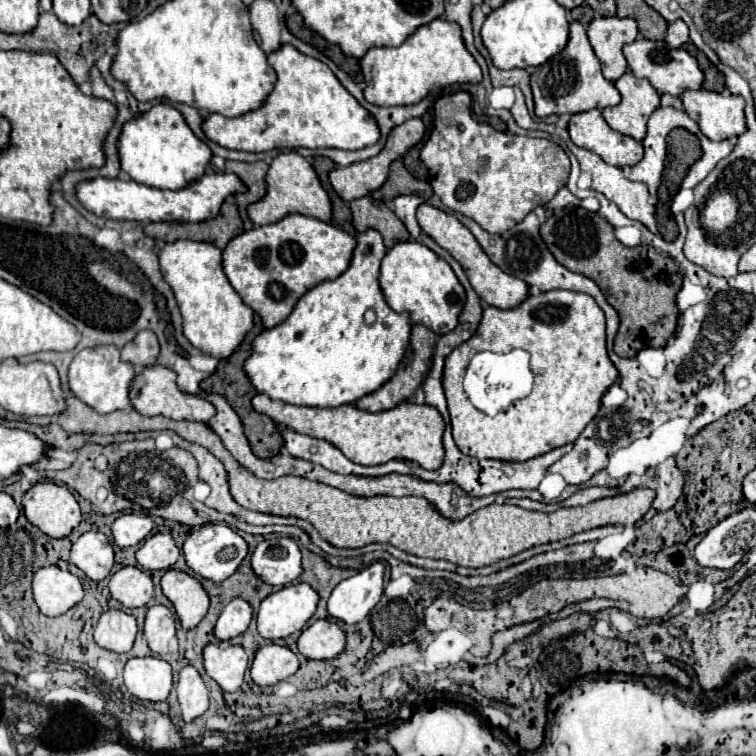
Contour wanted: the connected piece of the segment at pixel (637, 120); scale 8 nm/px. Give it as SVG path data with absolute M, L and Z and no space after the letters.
M631 71L623 73L615 87L621 93L621 103L603 109L603 119L611 129L641 141L647 131L647 117L659 107L659 93L647 79L637 79Z

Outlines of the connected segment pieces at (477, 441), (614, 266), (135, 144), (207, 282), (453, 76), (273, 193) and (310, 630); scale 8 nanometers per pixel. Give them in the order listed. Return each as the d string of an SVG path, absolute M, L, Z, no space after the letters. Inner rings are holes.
M563 289L529 295L513 309L485 307L477 331L447 355L443 369L443 389L457 447L465 455L499 461L527 461L565 443L573 443L597 415L603 393L615 381L617 369L605 347L603 311L591 295ZM487 349L495 353L521 349L523 365L525 353L531 353L529 367L535 387L527 387L527 395L515 399L505 411L505 417L487 417L475 409L461 385L471 357Z
M583 207L581 239L577 209L565 209L551 215L541 225L541 237L563 267L593 279L607 297L607 303L617 309L621 323L613 341L613 351L619 357L635 357L643 347L663 347L665 341L675 333L679 317L675 295L681 289L681 273L671 257L661 255L647 245L623 247L623 243L617 241L613 227L601 215Z
M157 103L149 111L129 119L117 139L121 169L137 183L157 189L183 189L199 179L209 165L211 149L193 135L181 113L169 103Z
M171 241L163 245L159 265L183 315L183 335L207 355L229 357L253 327L253 309L241 301L223 273L221 251L203 241Z
M435 19L415 29L399 47L371 47L359 67L365 77L365 99L373 105L413 105L419 103L431 89L453 83L479 83L481 67L465 49L459 25Z
M297 151L279 153L269 165L269 171L265 175L265 183L267 183L265 197L247 207L247 215L255 225L275 223L275 221L279 221L279 219L283 219L285 215L291 215L291 213L301 213L301 215L315 217L315 219L321 219L321 221L331 219L329 197L327 197L325 189L321 187L311 163L307 163Z
M315 621L311 627L307 627L299 639L297 647L299 653L307 659L335 659L345 649L347 635L345 631L333 623L333 621Z

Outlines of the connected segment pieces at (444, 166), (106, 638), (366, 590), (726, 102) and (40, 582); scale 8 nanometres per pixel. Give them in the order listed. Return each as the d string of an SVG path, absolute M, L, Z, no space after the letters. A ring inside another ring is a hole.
M467 91L439 97L433 105L433 113L433 129L421 149L421 161L431 173L433 193L443 201L443 205L471 217L487 233L503 233L511 229L533 209L535 201L547 203L565 185L571 163L557 143L525 135L507 135L495 131L491 125L477 123L471 117L471 95Z
M109 609L99 617L99 623L95 627L95 641L97 645L115 651L125 653L133 647L137 635L137 623L131 613L125 613L121 609Z
M373 561L353 577L341 581L327 603L331 617L353 625L367 617L367 613L379 603L383 595L385 567L381 561Z
M687 89L681 93L681 101L683 111L711 141L737 137L745 131L745 101L739 95L733 95L729 91L715 93L707 89Z
M47 565L33 577L33 597L43 615L57 617L83 599L83 585L77 575Z

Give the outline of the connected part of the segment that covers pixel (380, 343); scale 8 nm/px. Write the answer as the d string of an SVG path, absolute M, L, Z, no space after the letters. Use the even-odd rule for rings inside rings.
M367 229L367 233L359 233L357 247L347 271L341 273L337 279L323 281L311 287L305 295L299 297L297 305L283 323L261 331L253 339L253 351L245 361L245 373L259 393L291 405L339 407L345 403L355 403L359 397L373 393L395 373L409 345L411 321L409 313L395 313L383 299L377 277L379 263L385 253L387 247L383 245L383 237L379 235L379 231ZM367 309L375 309L377 313L377 321L373 325L367 325L363 319L363 313Z

